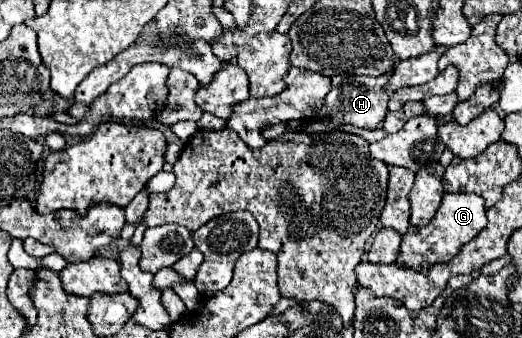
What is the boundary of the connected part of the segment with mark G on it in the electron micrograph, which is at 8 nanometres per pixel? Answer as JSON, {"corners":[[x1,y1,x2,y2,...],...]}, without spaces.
{"corners":[[444,193,442,205,434,219,426,227,410,227,406,235,402,237,402,251,396,263,400,267,414,269,418,273,426,273,432,265,436,263,446,263,450,261,464,243,474,239,482,229,486,227,486,209,484,209,484,199,474,195,474,193]]}

